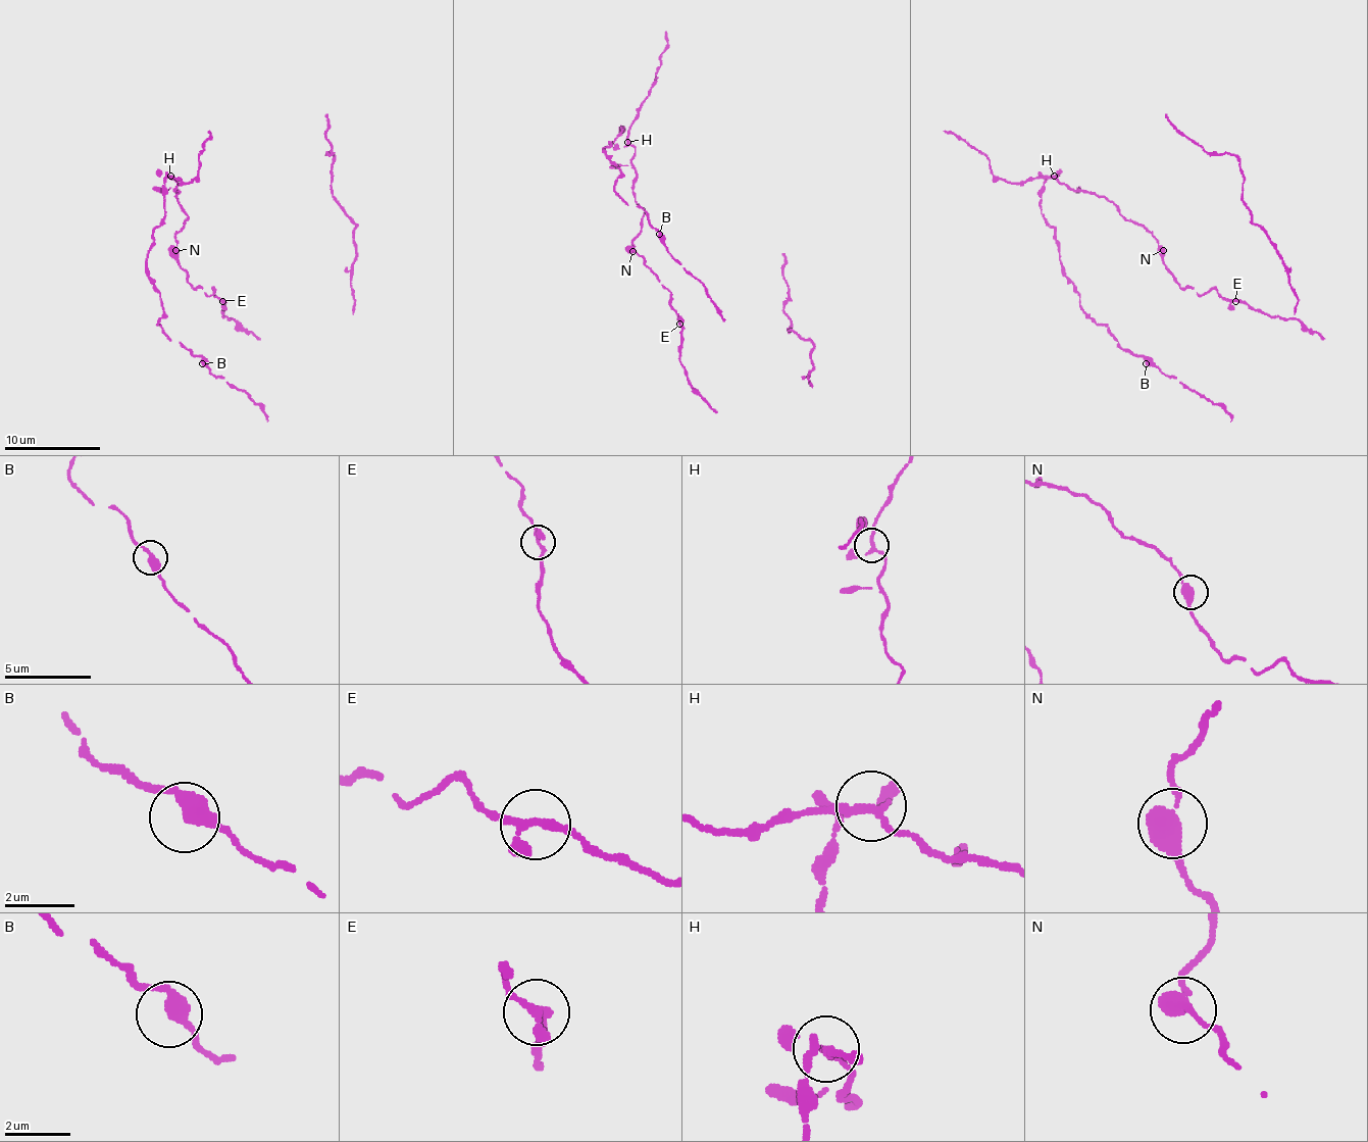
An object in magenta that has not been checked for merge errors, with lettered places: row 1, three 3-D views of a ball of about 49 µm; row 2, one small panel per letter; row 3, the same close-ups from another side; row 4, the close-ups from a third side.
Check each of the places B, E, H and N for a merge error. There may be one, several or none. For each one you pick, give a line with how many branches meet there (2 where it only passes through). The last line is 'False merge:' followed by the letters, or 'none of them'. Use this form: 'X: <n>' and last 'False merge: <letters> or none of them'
False merge: none of them

